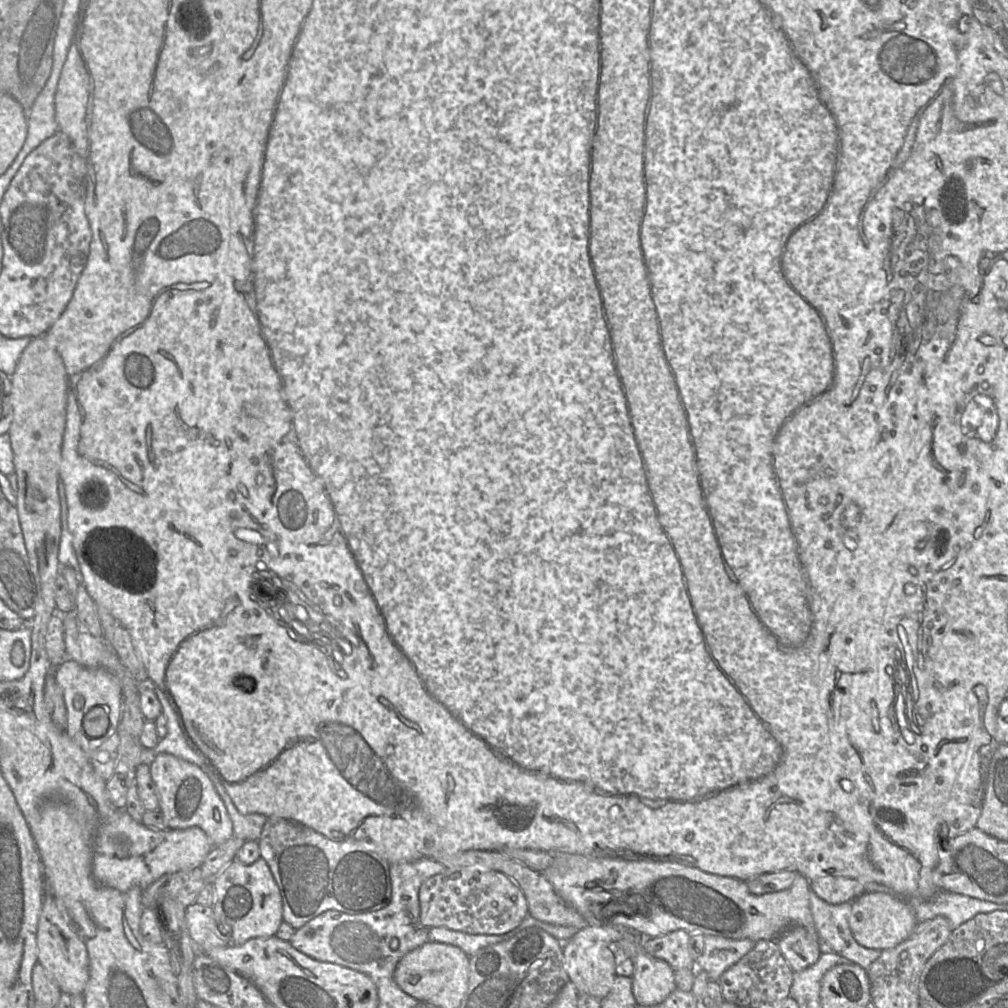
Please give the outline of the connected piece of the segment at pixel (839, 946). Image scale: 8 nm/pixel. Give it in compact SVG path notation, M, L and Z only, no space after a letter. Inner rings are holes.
M810 889L810 909L821 940L821 951L835 952L867 970L882 950L860 945L851 932L849 916L852 902L832 905Z

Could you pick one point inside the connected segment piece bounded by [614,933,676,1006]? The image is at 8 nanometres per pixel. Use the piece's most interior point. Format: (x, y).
(653, 980)

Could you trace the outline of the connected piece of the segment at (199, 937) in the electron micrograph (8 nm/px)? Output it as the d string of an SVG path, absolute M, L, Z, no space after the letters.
M191 904L185 908L185 919L190 937L199 953L231 944L225 941L224 936L231 936L231 927L227 924L218 924L212 906Z

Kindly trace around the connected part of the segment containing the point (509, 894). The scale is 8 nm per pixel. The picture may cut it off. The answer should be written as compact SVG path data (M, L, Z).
M486 867L446 868L419 888L420 924L426 928L446 927L469 934L500 935L517 926L528 915L528 903L517 884L505 874Z

